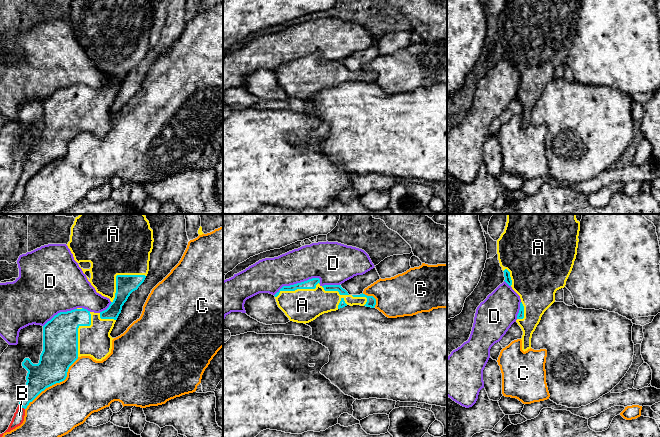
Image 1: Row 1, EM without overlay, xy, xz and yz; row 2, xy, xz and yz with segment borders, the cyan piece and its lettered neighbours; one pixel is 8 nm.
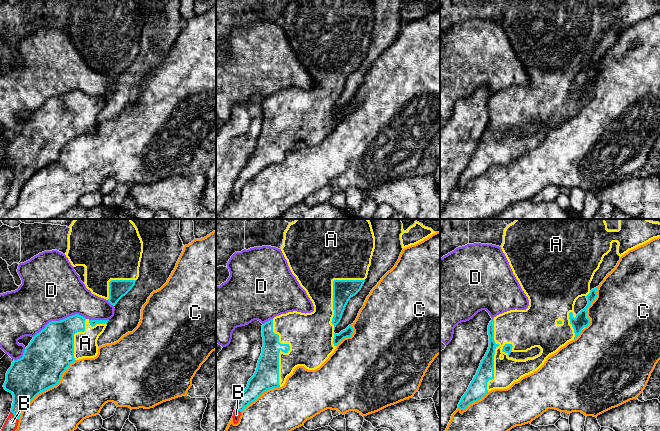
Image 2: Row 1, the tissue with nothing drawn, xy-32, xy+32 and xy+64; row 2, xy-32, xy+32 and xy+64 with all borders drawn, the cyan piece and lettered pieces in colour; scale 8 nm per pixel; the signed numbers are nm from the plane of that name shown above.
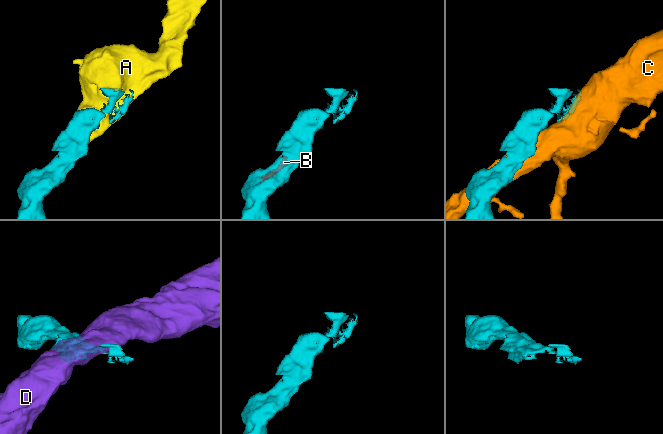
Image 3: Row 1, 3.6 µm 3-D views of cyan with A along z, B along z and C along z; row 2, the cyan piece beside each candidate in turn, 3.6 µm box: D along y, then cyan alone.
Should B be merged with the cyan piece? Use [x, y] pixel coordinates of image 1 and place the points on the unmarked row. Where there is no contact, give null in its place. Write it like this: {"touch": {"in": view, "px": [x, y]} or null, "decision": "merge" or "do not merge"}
{"touch": {"in": "xy", "px": [21, 182]}, "decision": "merge"}

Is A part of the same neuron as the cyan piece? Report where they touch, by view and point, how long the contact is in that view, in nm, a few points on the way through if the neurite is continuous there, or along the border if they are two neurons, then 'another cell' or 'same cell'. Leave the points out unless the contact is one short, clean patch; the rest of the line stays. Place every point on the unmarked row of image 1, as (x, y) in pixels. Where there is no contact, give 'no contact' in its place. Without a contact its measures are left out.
meets cyan in xy at (117, 51); contact 360 nm long; same cell

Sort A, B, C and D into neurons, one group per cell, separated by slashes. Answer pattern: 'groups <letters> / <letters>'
groups A B / C / D

